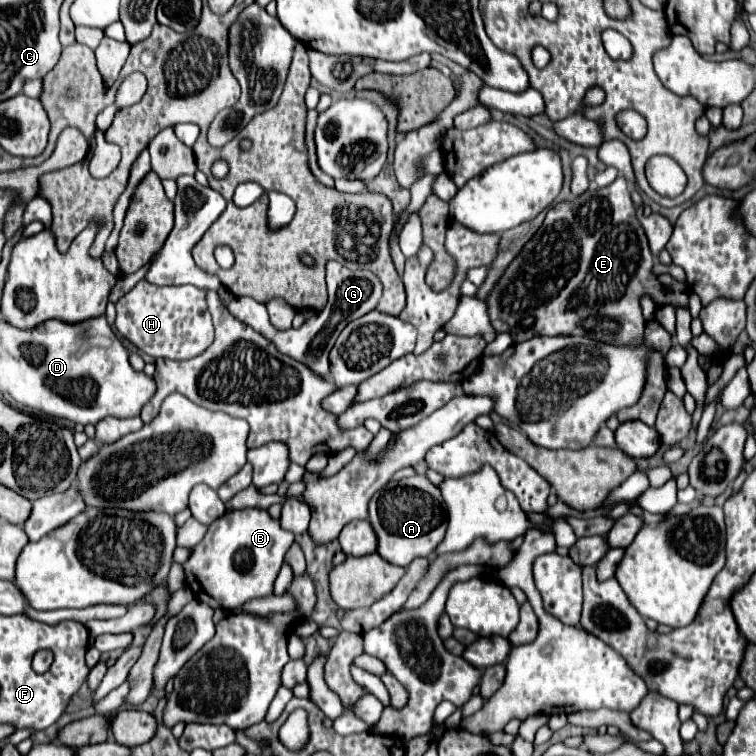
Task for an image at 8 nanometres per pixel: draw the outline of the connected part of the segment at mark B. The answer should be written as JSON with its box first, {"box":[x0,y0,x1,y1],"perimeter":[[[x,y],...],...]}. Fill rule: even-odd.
{"box":[183,508,295,610],"perimeter":[[[243,508],[225,512],[209,526],[205,538],[193,548],[191,558],[183,564],[187,584],[197,600],[225,610],[239,608],[255,598],[271,596],[275,578],[293,542],[295,536],[281,530],[279,520],[269,518],[267,510]]]}

